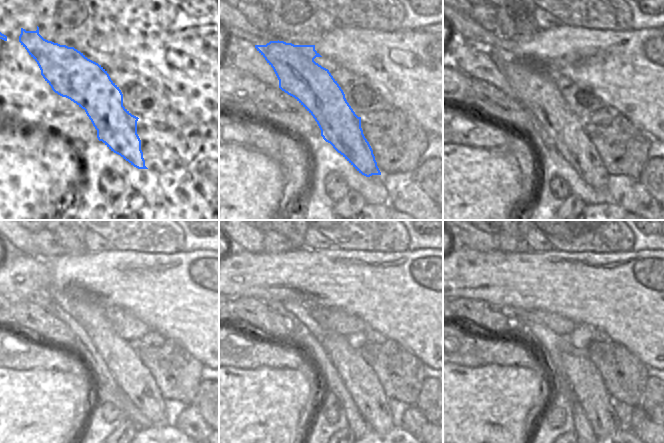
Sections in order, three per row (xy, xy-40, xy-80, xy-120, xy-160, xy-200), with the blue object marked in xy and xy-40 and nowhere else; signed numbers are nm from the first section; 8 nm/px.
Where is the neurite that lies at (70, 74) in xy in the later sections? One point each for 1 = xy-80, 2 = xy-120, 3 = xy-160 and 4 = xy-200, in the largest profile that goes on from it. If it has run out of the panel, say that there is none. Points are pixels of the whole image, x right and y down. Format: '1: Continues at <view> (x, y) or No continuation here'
1: Continues at xy-80 (537, 91)
2: Continues at xy-120 (134, 379)
3: Continues at xy-160 (361, 382)
4: Continues at xy-200 (584, 380)

